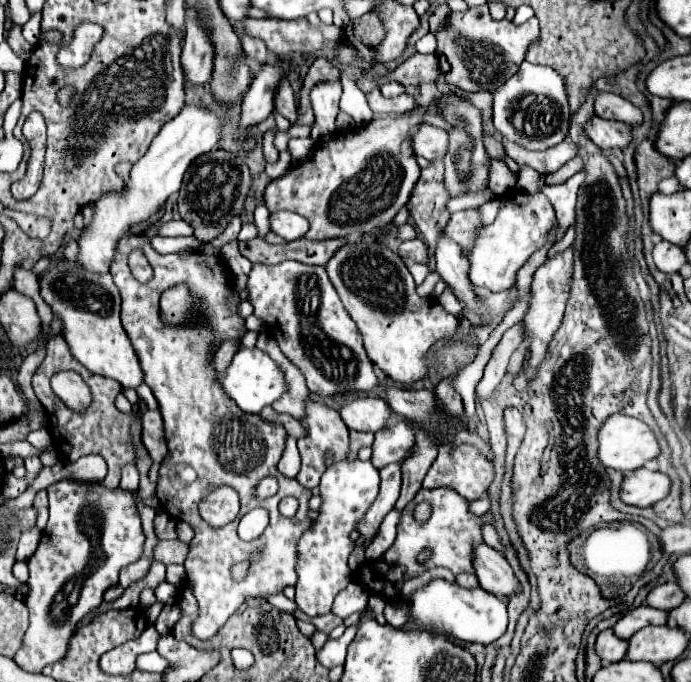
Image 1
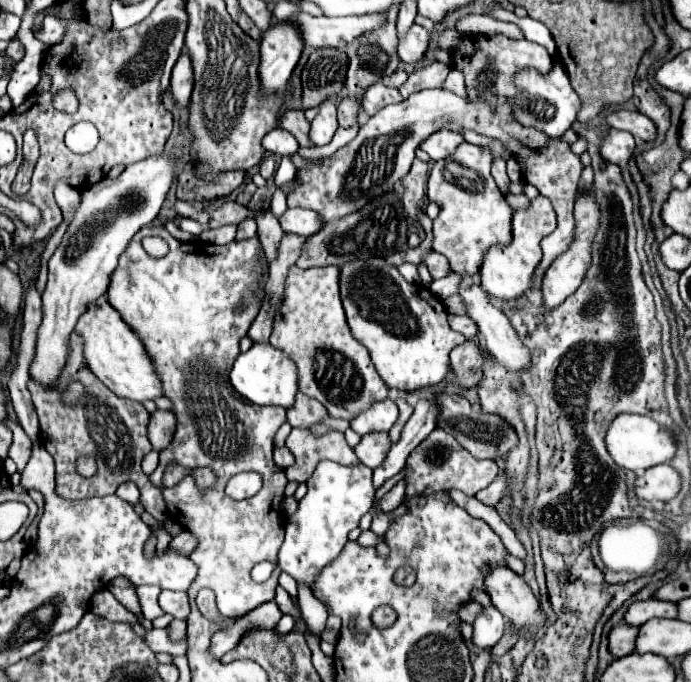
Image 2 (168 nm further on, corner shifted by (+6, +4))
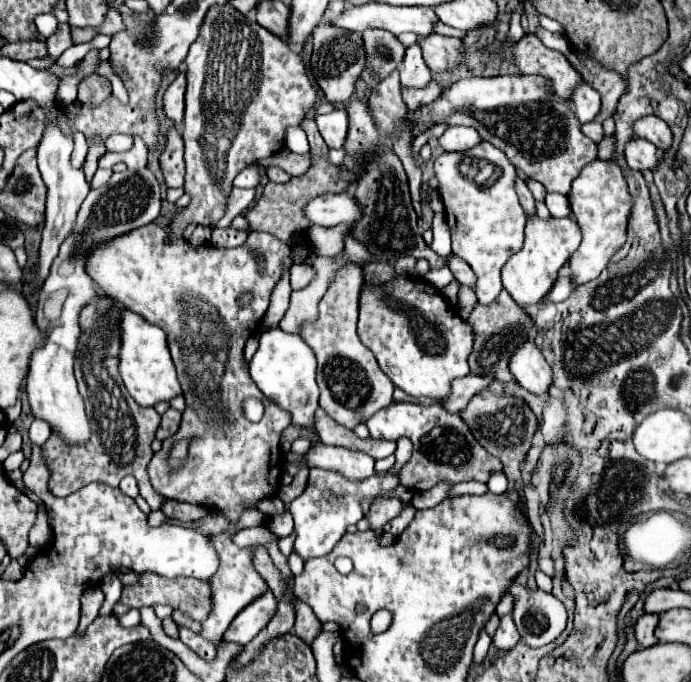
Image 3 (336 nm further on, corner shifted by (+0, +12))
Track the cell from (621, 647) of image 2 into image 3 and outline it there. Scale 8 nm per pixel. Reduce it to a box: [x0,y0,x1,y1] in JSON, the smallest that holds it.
[636,614,660,648]

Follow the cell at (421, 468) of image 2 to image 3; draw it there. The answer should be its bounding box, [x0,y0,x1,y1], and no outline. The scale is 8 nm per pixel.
[366,404,502,492]

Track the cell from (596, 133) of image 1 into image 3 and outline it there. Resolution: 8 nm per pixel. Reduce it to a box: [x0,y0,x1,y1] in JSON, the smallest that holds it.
[626,138,658,170]

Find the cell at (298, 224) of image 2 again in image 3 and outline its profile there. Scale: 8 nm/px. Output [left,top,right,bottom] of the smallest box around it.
[304,192,360,226]

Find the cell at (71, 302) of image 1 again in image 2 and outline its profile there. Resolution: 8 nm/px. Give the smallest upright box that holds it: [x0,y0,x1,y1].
[74,296,162,402]

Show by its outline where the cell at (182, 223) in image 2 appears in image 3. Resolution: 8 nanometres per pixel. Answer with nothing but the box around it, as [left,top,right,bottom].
[216,188,256,228]

